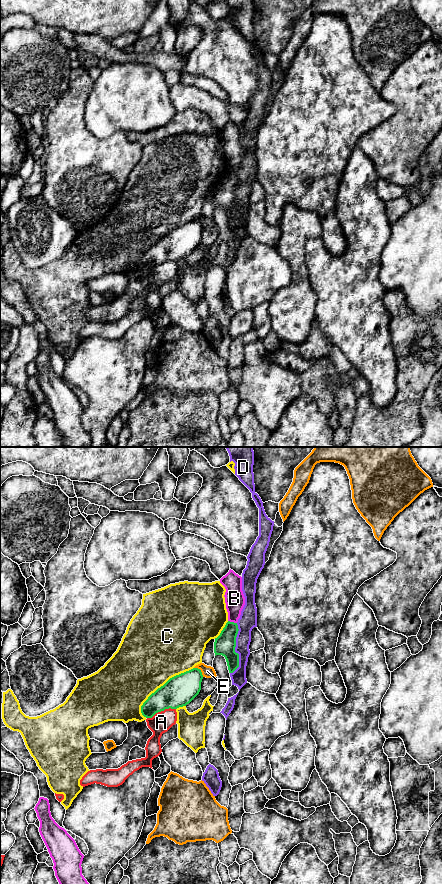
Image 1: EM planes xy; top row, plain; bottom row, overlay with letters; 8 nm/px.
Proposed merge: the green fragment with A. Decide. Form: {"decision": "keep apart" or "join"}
{"decision": "keep apart"}

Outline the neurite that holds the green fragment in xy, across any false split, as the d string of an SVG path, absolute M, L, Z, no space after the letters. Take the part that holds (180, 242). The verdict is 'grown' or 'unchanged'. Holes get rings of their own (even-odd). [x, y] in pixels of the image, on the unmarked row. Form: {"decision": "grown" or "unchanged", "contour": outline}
{"decision": "unchanged", "contour": "M198 220L170 230L143 255L141 258L142 267L152 270L156 265L165 261L186 258L199 246L202 231L202 224Z"}

